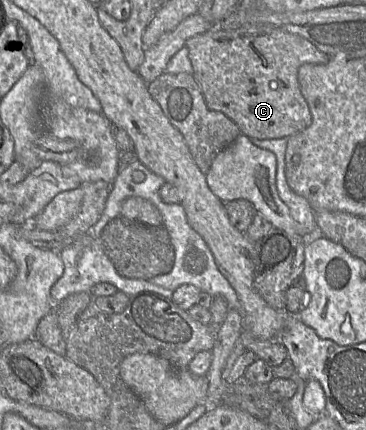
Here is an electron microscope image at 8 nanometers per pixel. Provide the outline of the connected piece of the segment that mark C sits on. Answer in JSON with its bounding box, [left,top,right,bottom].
[186,24,330,139]

